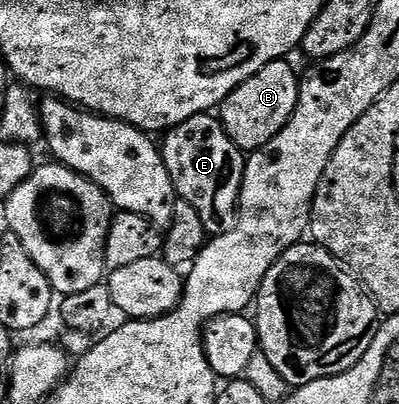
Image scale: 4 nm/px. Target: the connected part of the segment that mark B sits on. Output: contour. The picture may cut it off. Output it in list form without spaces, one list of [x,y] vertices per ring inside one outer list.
[[[281,60],[266,64],[262,72],[254,72],[250,80],[238,84],[230,96],[221,102],[218,107],[218,117],[224,124],[224,130],[230,136],[230,140],[239,150],[251,152],[262,148],[290,120],[294,108],[298,104],[300,95],[300,78],[298,70],[291,66],[291,61]]]

